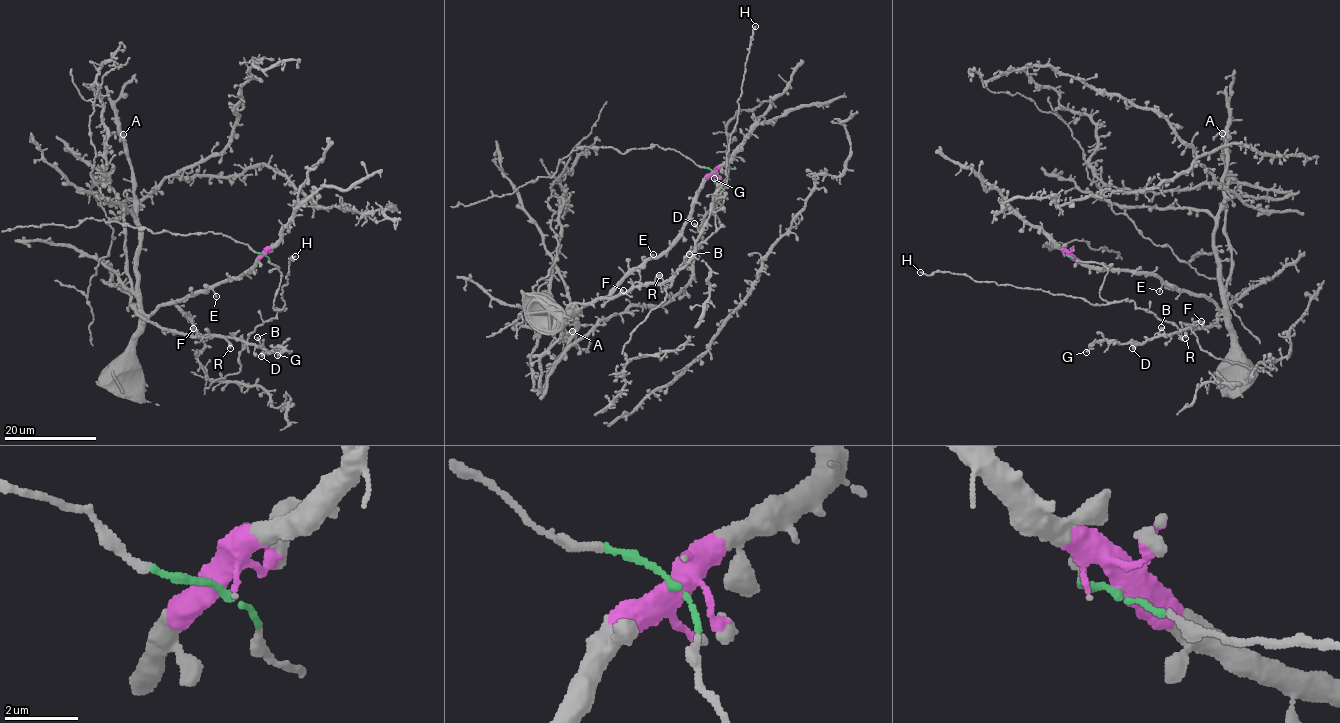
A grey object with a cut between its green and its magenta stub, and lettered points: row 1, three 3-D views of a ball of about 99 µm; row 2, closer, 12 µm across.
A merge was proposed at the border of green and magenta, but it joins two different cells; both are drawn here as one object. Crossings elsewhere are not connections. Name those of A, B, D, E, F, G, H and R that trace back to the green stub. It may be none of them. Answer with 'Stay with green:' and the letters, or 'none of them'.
Stay with green: B, D, F, G, H, R

